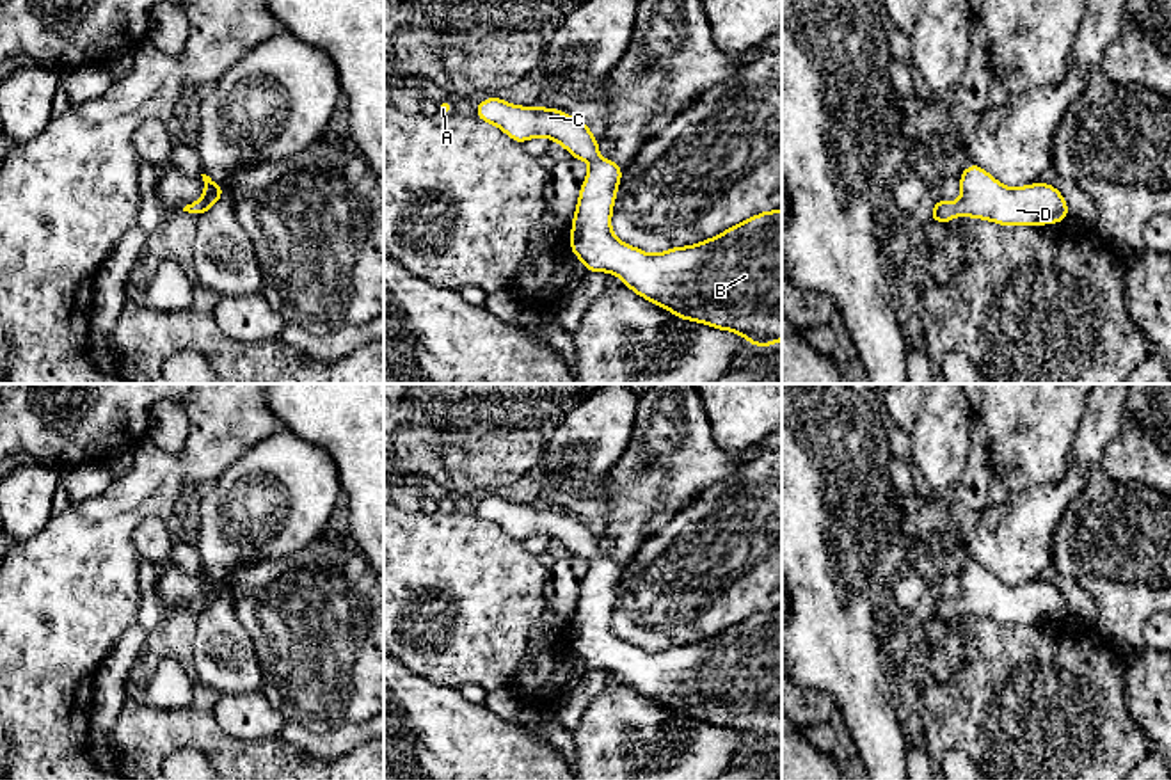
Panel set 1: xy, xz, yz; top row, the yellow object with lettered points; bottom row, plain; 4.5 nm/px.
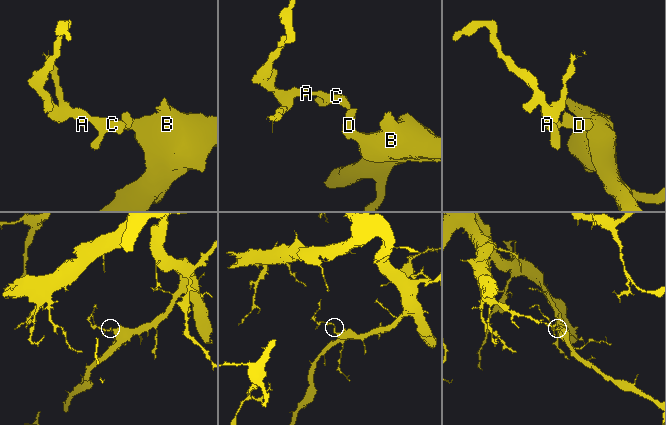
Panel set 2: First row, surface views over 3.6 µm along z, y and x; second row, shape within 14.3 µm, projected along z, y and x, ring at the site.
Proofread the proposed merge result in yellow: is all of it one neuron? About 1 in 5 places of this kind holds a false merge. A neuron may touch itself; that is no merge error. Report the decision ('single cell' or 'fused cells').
single cell

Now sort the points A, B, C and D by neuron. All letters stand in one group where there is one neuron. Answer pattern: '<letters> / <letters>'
A B C D

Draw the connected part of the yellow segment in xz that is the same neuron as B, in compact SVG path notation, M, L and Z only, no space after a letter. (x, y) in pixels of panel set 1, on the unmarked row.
M496 494L478 501L474 513L496 522L515 540L547 535L560 540L570 554L590 561L570 625L570 649L586 670L615 672L624 684L672 712L732 728L753 744L771 744L782 737L782 608L762 609L697 643L647 652L611 631L611 609L624 567L597 554L599 538L588 522L556 506L517 505Z

